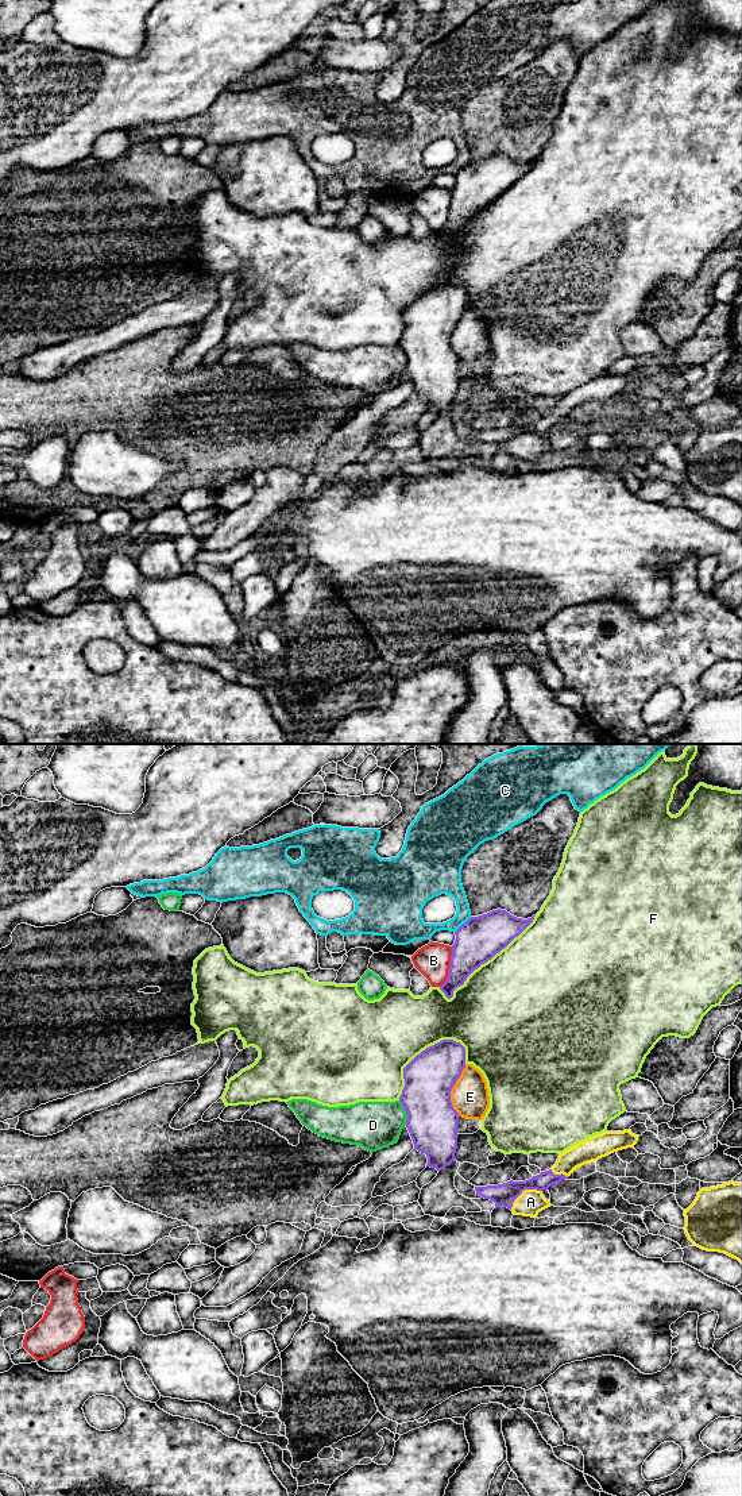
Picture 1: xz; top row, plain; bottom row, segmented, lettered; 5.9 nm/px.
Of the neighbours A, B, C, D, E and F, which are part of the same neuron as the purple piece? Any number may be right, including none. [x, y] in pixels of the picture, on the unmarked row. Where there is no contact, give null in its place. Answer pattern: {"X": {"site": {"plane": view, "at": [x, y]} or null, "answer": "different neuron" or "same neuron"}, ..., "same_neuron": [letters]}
{"A": {"site": {"plane": "xz", "at": [521, 436]}, "answer": "different neuron"}, "B": {"site": {"plane": "xz", "at": [449, 211]}, "answer": "different neuron"}, "C": {"site": {"plane": "xz", "at": [463, 168]}, "answer": "different neuron"}, "D": {"site": {"plane": "xz", "at": [406, 357]}, "answer": "different neuron"}, "E": {"site": {"plane": "xz", "at": [451, 334]}, "answer": "different neuron"}, "F": {"site": {"plane": "xz", "at": [489, 203]}, "answer": "different neuron"}, "same_neuron": []}

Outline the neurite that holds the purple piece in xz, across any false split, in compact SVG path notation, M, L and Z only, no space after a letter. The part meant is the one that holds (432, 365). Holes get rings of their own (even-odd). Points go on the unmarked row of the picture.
M443 284L417 298L405 312L405 331L399 340L406 358L406 371L414 393L425 397L426 410L438 416L455 404L459 356L451 346L451 335L465 312L465 292L453 284Z

